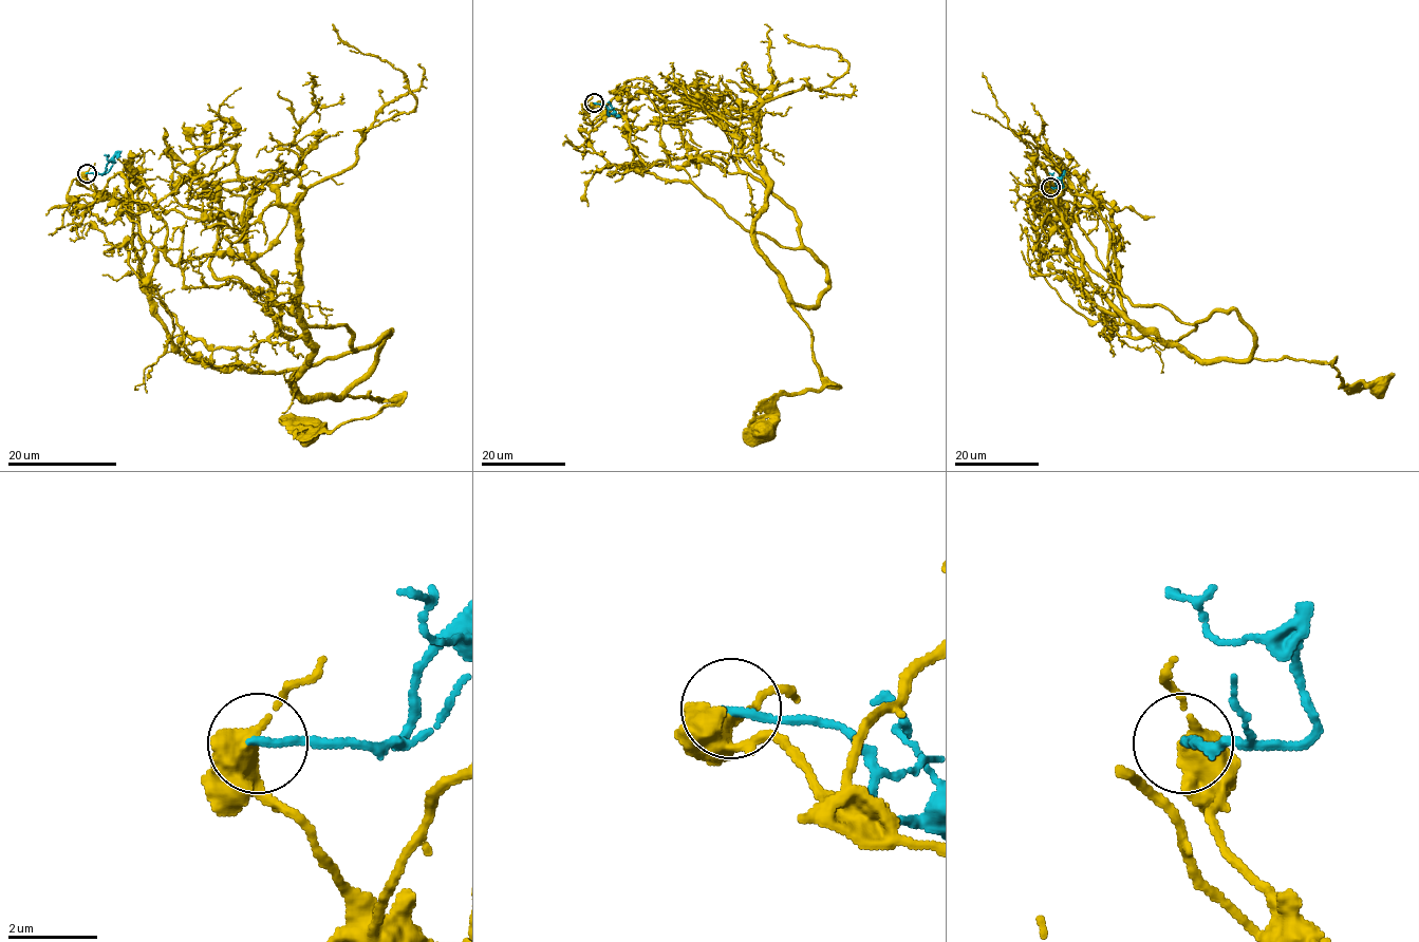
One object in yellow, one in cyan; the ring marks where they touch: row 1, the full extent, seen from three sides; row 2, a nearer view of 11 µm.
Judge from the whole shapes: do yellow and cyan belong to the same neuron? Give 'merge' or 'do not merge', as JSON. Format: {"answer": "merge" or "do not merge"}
{"answer": "do not merge"}

